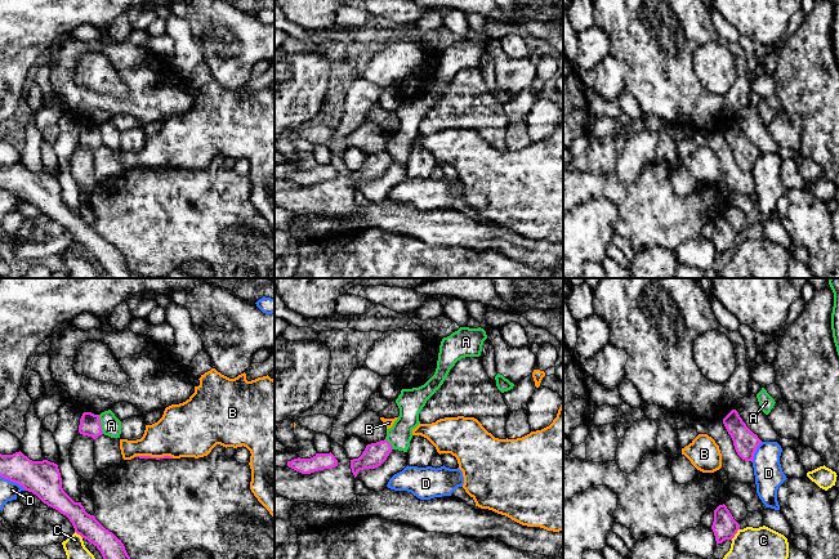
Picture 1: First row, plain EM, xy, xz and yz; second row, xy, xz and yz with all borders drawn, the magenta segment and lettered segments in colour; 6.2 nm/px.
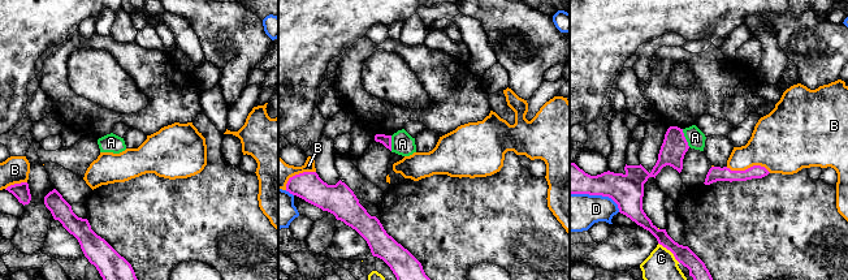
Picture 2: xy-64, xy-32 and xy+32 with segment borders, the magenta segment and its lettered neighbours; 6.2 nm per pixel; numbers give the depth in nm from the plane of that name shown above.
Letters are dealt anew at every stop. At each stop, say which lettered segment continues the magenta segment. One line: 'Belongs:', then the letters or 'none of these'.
Belongs: none of these

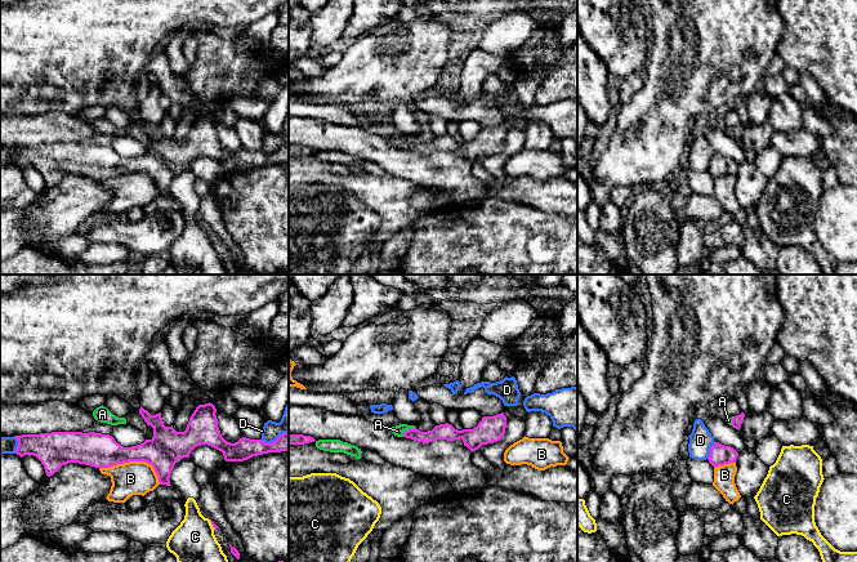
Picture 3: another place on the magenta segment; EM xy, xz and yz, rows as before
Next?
Belongs: A

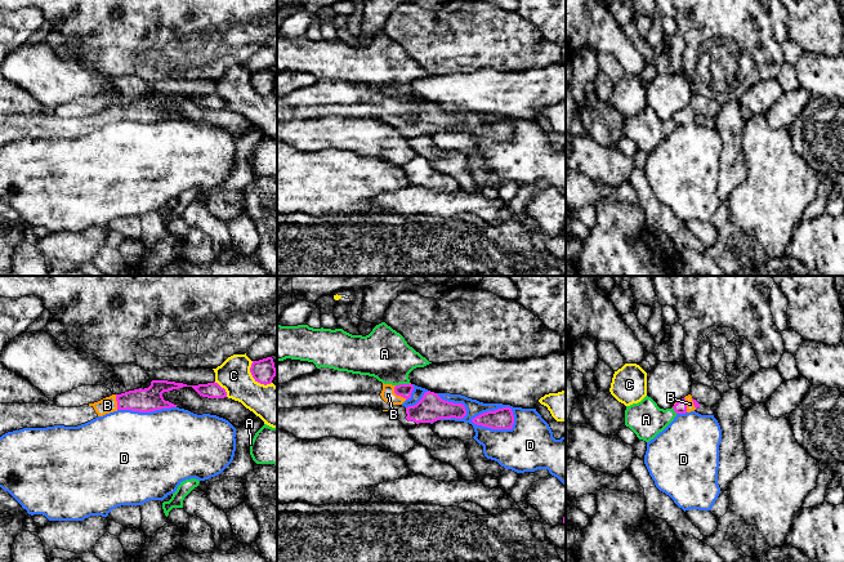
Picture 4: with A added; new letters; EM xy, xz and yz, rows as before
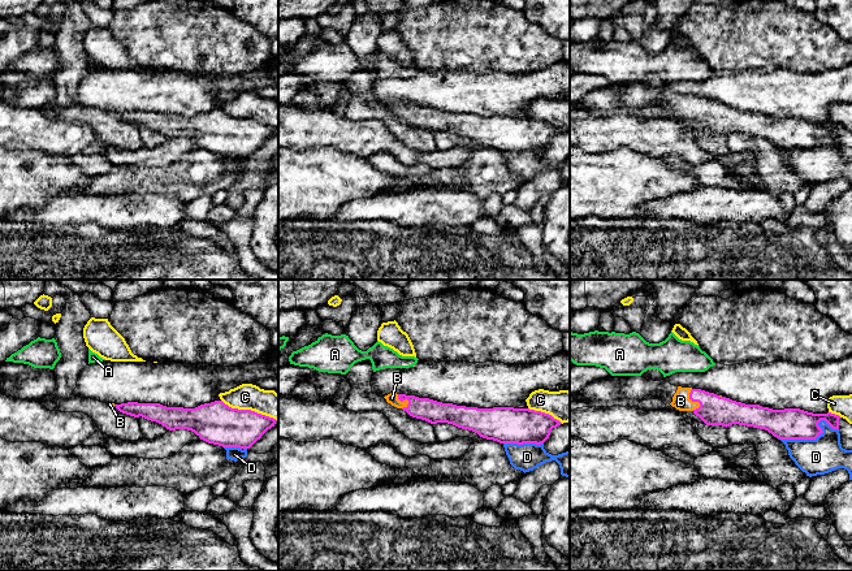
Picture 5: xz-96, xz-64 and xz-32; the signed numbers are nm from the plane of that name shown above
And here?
Belongs: B

